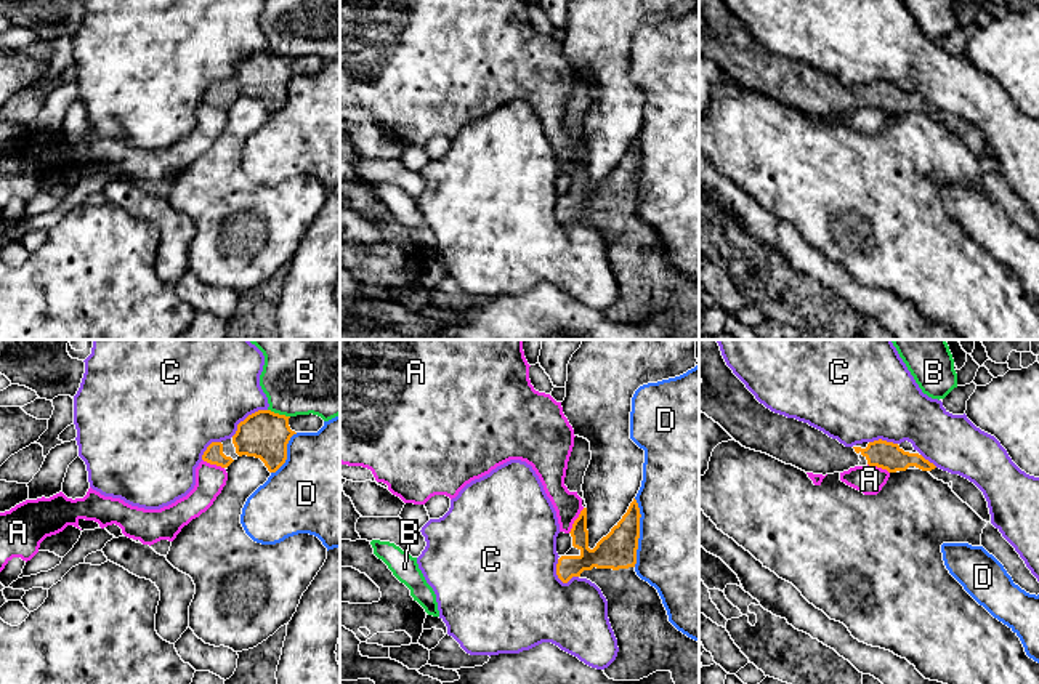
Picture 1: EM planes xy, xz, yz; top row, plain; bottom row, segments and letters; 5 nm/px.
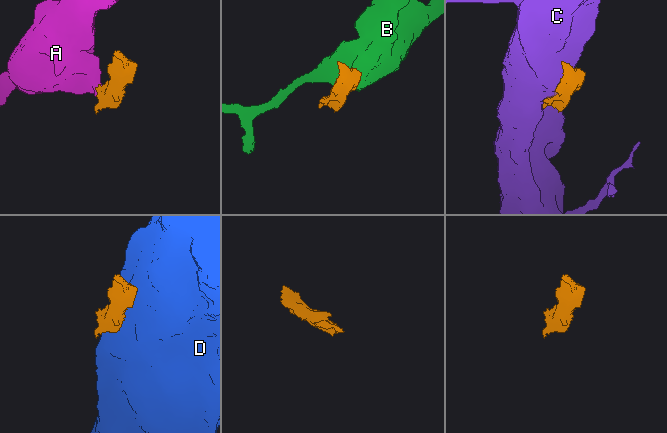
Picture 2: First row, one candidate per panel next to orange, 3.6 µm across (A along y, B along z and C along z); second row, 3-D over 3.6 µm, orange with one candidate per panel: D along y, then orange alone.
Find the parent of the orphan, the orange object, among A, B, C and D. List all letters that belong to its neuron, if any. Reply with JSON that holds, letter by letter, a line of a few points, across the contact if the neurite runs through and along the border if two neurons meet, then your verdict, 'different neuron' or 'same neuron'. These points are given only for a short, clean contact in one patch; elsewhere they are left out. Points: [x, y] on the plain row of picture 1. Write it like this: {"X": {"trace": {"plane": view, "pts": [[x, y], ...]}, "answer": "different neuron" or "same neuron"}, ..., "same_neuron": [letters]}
{"A": {"trace": {"plane": "xz", "pts": [[584, 149], [568, 173]]}, "answer": "different neuron"}, "B": {"answer": "different neuron"}, "C": {"answer": "different neuron"}, "D": {"answer": "different neuron"}, "same_neuron": []}

